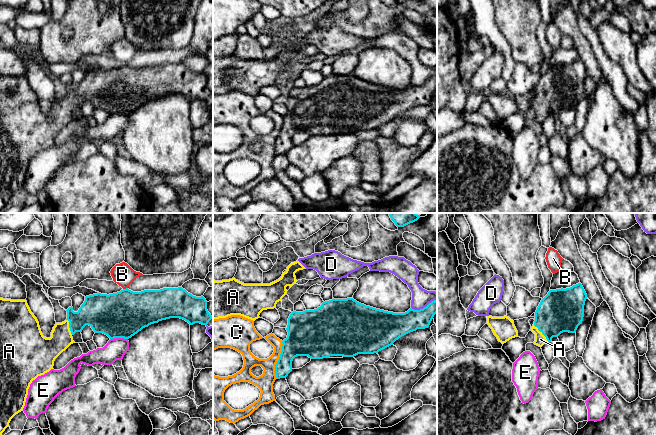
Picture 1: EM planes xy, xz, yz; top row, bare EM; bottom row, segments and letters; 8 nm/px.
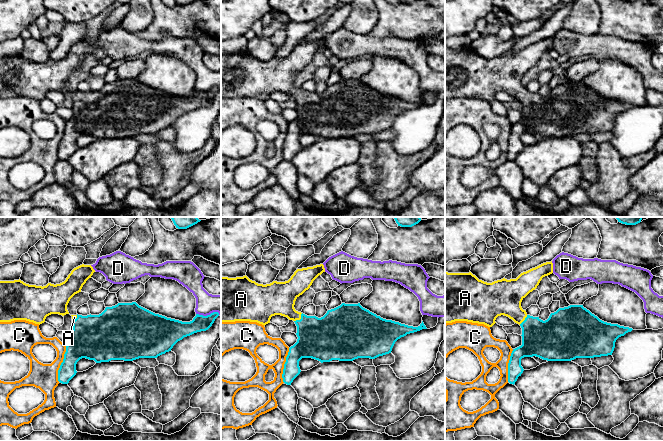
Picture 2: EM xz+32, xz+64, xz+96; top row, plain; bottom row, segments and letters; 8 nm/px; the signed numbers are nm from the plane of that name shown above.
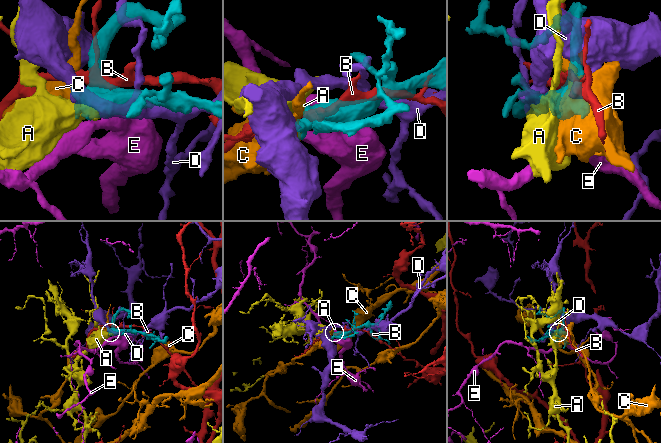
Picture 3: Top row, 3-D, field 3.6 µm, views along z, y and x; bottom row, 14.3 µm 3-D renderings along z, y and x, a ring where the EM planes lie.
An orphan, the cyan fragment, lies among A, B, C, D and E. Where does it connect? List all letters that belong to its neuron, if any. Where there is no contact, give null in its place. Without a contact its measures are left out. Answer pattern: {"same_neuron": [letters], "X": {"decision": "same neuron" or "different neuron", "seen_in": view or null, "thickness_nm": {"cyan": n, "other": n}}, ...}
{"same_neuron": ["A"], "A": {"decision": "same neuron", "seen_in": "yz", "thickness_nm": {"cyan": 360, "other": 90}}, "B": {"decision": "different neuron", "seen_in": "xy", "thickness_nm": {"cyan": 360, "other": 170}}, "C": {"decision": "different neuron", "seen_in": "xz", "thickness_nm": {"cyan": 260, "other": 130}}, "D": {"decision": "different neuron", "seen_in": "xz", "thickness_nm": {"cyan": 190, "other": 150}}, "E": {"decision": "different neuron", "seen_in": "xy", "thickness_nm": {"cyan": 360, "other": 170}}}

